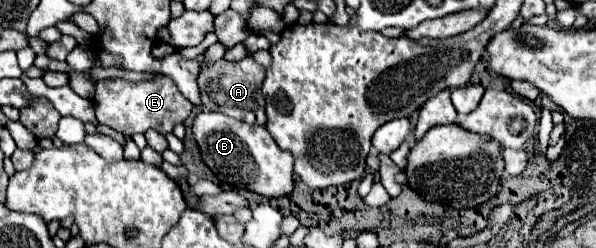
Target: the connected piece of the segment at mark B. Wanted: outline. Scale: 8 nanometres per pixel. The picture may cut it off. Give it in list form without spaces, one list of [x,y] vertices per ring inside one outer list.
[[[199,112],[193,124],[193,136],[201,148],[203,162],[211,172],[233,188],[257,192],[267,198],[281,198],[293,192],[293,156],[283,152],[265,126],[251,126],[219,112]]]

